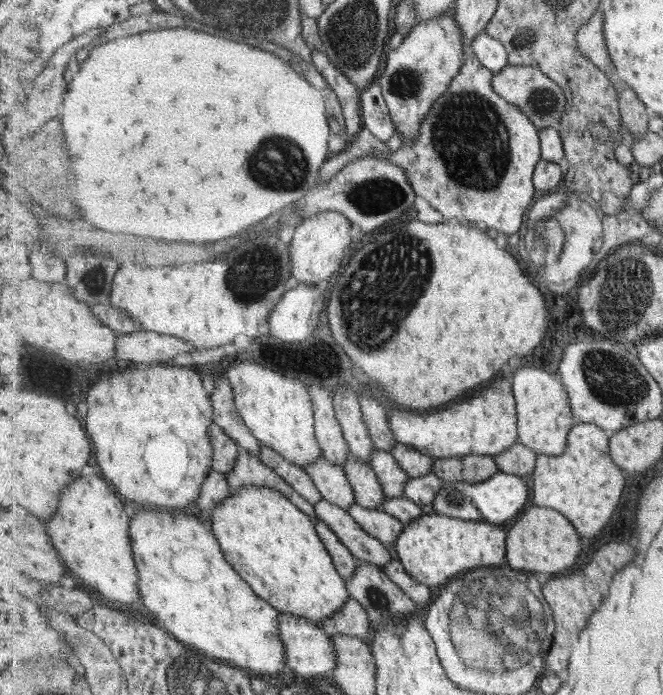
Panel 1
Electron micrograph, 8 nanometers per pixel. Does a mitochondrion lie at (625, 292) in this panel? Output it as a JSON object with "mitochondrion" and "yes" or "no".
{"mitochondrion":"yes"}

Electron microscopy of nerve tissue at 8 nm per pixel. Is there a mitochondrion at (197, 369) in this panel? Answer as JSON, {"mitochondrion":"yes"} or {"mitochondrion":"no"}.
{"mitochondrion":"no"}

